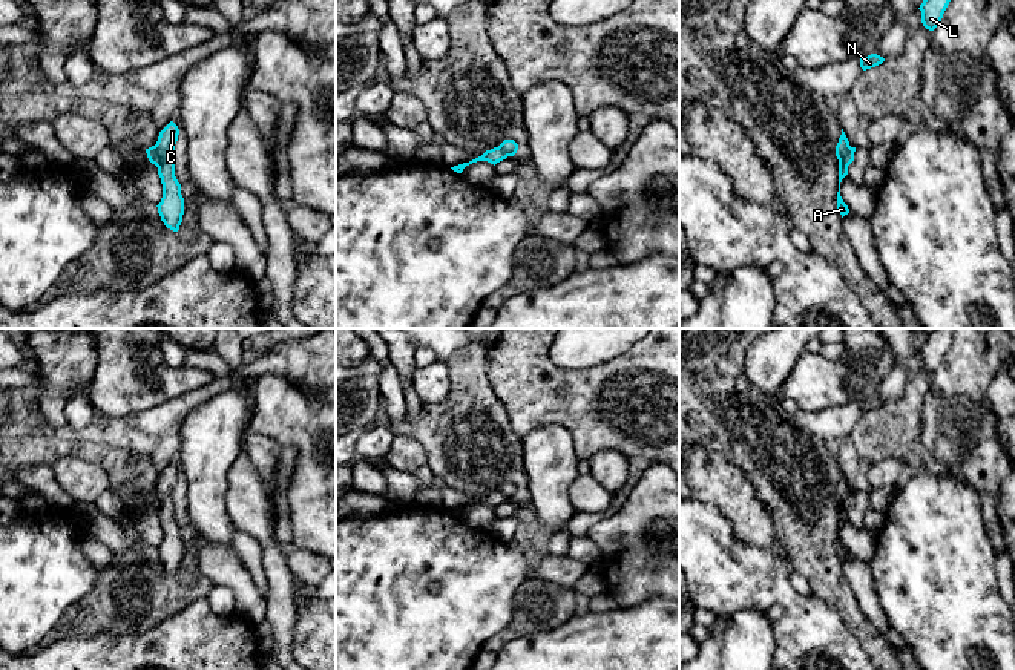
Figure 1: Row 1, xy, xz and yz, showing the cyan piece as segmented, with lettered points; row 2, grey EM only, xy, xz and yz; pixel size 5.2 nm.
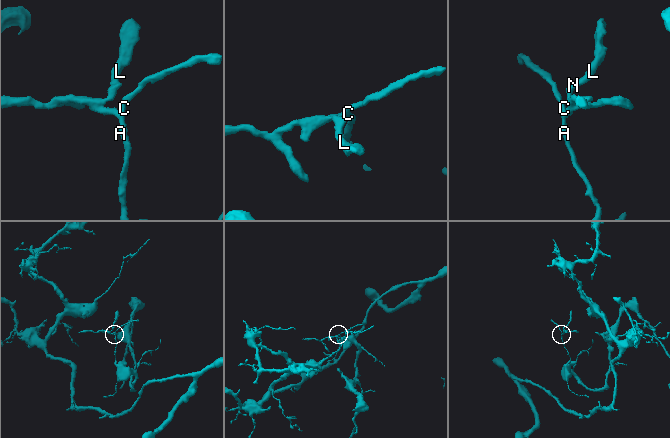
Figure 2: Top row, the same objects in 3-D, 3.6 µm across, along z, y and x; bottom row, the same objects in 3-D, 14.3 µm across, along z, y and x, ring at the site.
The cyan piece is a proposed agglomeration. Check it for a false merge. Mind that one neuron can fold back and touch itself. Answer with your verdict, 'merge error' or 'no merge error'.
merge error

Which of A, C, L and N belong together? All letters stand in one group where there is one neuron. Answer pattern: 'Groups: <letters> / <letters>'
Groups: A C / L N

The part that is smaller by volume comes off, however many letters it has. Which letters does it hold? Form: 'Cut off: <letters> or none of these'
Cut off: L, N

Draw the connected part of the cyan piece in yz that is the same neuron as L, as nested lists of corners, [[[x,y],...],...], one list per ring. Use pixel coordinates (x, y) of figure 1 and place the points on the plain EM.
[[[935,328],[925,340],[918,353],[921,354],[921,366],[926,373],[934,374],[940,368],[951,345],[952,333],[954,328]]]

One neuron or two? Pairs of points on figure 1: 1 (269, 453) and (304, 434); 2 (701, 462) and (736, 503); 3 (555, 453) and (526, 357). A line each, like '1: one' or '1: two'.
1: two
2: one
3: two

